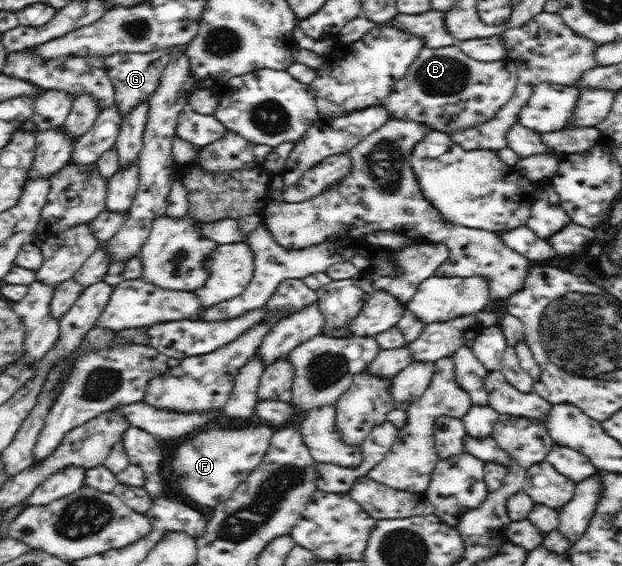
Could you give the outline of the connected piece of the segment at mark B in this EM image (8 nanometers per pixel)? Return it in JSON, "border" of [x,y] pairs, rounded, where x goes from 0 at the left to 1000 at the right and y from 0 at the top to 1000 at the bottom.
{"border":[[[738,80],[711,85],[682,83],[666,110],[656,118],[653,131],[629,152],[627,168],[614,177],[613,187],[627,200],[627,208],[682,217],[695,230],[723,237],[730,230],[752,230],[765,219],[778,219],[797,205],[797,198],[817,184],[826,170],[826,155],[833,141],[831,117],[818,104],[799,108],[770,108],[756,102],[740,88]]]}

